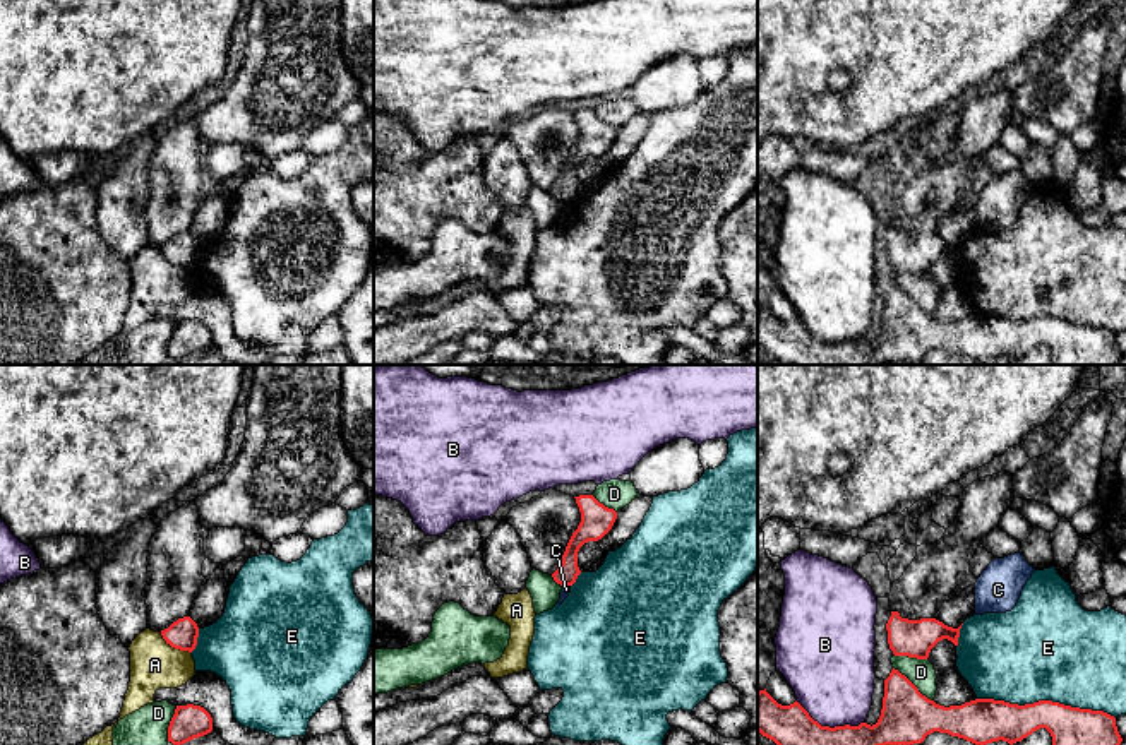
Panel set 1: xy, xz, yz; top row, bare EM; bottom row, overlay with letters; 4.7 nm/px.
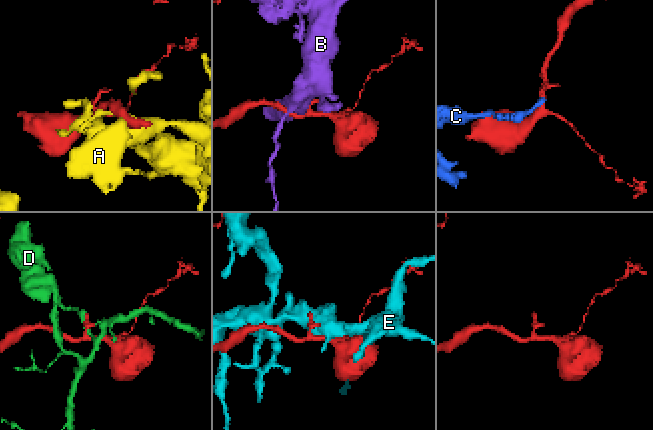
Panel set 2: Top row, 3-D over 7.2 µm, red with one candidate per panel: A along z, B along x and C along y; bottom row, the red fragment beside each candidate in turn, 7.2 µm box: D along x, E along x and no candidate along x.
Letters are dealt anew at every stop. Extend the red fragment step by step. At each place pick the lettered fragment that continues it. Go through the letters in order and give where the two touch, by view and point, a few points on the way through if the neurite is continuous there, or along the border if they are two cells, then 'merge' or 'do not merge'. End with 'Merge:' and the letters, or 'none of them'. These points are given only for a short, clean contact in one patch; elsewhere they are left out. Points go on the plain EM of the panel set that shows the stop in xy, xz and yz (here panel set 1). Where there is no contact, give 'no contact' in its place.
A: meets red in xy at (175, 264); do not merge
B: meets red in yz at (828, 343); border along yz (796, 317), (821, 341), (844, 343), (864, 339); do not merge
C: meets red in xz at (566, 201); border along xz (569, 201), (562, 204); do not merge
D: meets red in yz at (914, 302); do not merge
E: meets red in yz at (1046, 317); do not merge
Merge: none of them

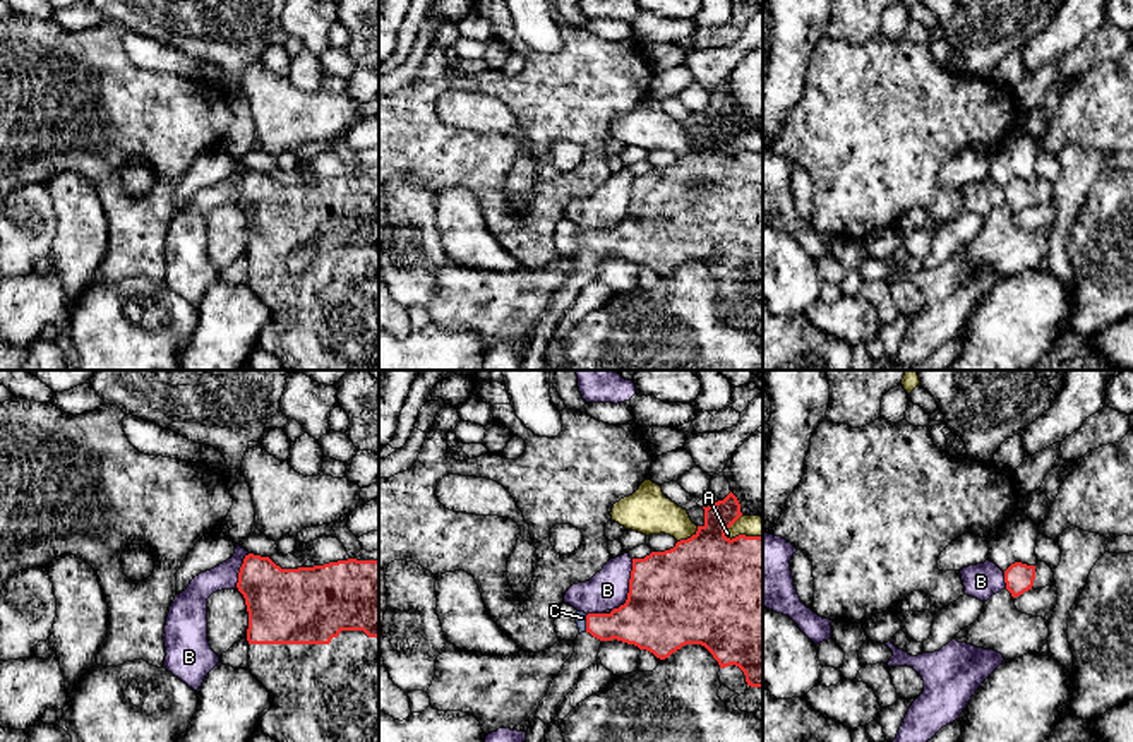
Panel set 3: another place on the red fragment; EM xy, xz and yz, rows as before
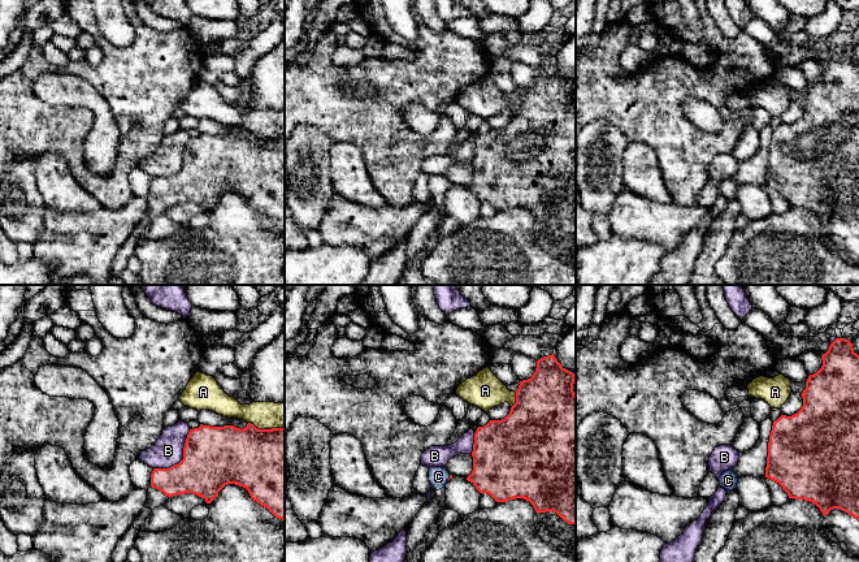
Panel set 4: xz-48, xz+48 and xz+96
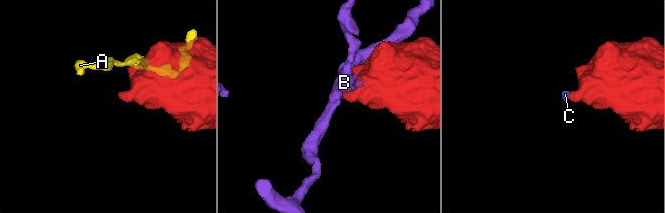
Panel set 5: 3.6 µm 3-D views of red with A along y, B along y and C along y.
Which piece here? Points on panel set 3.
A: meets red in xz at (688, 155); do not merge
B: meets red in xz at (629, 203); border along xz (633, 175), (628, 215), (612, 227); do not merge
C: meets red in xz at (587, 239); runs through xz (640, 237), (587, 239), (581, 233); merge
Merge: C

